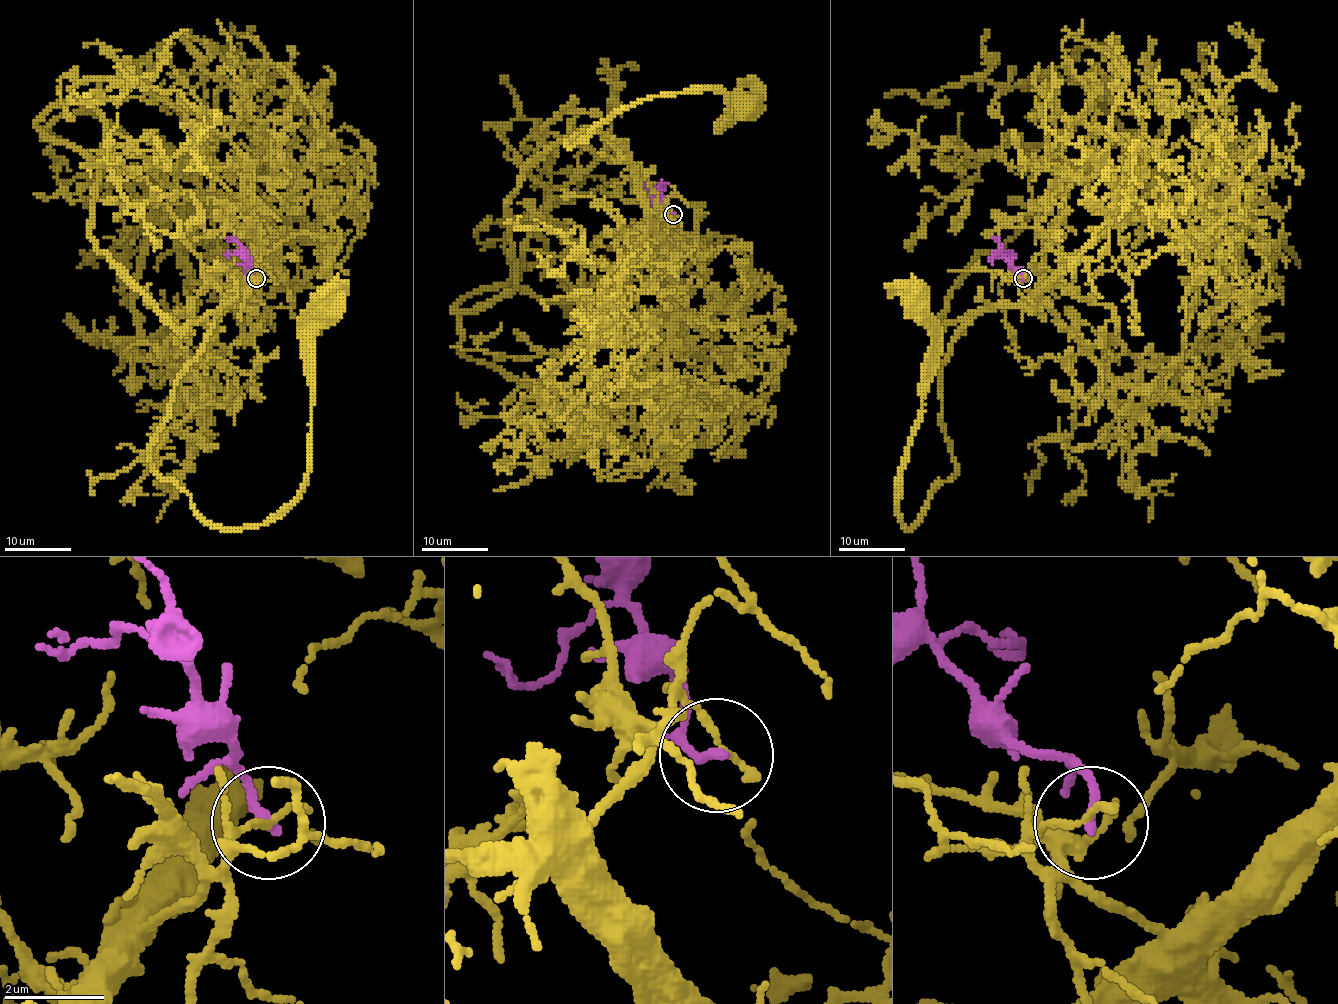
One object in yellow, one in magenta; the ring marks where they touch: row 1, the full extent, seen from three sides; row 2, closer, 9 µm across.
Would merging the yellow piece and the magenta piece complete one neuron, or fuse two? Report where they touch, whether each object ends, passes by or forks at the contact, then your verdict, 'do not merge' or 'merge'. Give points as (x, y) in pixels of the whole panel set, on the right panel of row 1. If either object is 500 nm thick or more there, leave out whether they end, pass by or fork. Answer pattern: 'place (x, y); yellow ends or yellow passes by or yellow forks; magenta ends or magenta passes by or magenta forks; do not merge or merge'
place (1023, 278); yellow ends; magenta ends; do not merge

